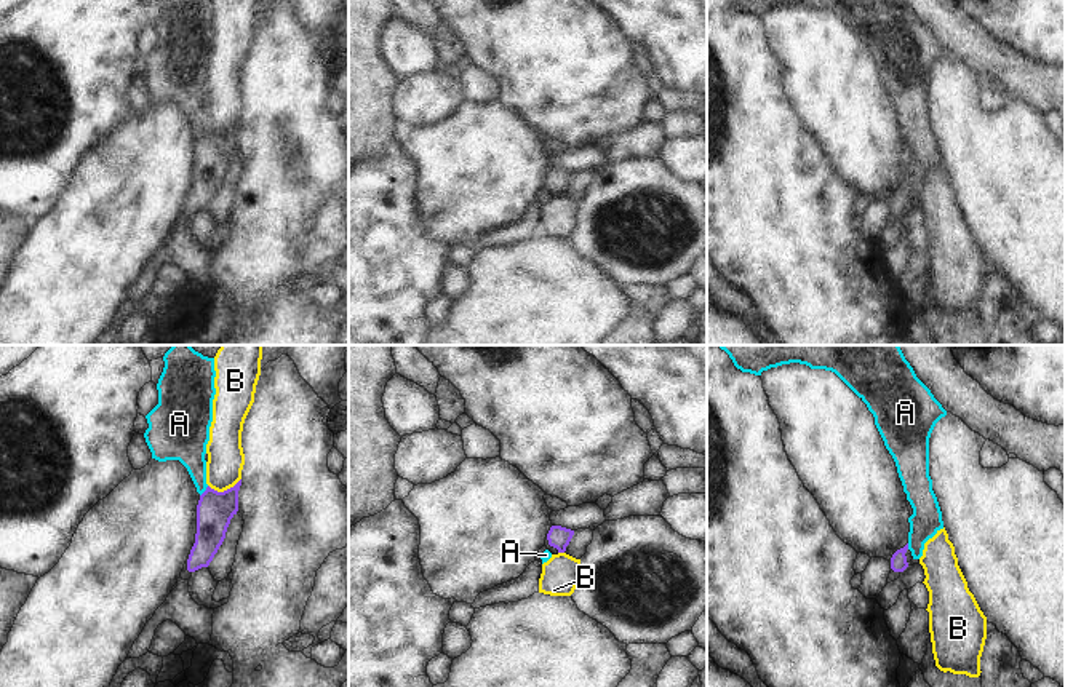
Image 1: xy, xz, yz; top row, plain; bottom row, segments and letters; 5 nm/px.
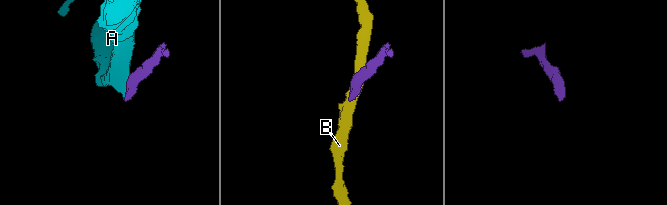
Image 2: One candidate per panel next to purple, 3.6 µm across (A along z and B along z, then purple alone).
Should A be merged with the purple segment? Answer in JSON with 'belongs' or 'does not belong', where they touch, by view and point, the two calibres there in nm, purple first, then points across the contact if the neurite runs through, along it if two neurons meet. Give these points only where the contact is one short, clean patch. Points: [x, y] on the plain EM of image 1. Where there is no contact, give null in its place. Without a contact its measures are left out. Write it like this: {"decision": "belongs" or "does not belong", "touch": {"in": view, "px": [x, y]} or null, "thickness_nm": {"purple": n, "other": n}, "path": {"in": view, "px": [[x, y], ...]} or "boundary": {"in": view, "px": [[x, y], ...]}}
{"decision": "does not belong", "touch": {"in": "xy", "px": [205, 133]}, "thickness_nm": {"purple": 190, "other": 190}, "boundary": {"in": "xy", "px": [[208, 128], [200, 138]]}}

